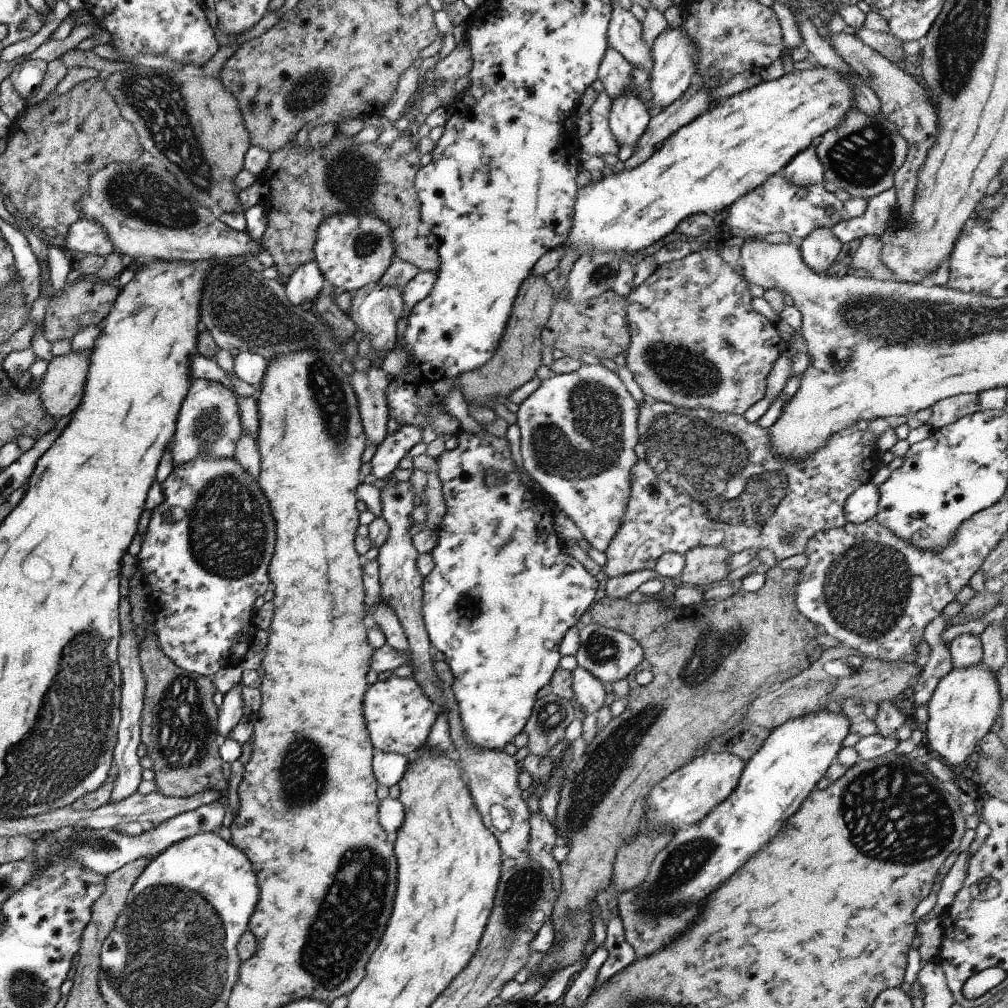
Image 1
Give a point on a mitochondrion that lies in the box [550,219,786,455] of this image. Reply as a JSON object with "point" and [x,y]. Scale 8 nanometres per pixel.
{"point":[681,368]}

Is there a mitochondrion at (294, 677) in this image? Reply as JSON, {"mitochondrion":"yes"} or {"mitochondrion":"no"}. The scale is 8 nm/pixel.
{"mitochondrion":"no"}

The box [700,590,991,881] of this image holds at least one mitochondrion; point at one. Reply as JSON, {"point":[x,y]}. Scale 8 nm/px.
{"point":[906,812]}

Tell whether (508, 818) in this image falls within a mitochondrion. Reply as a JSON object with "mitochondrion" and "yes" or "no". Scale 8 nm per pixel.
{"mitochondrion":"no"}

